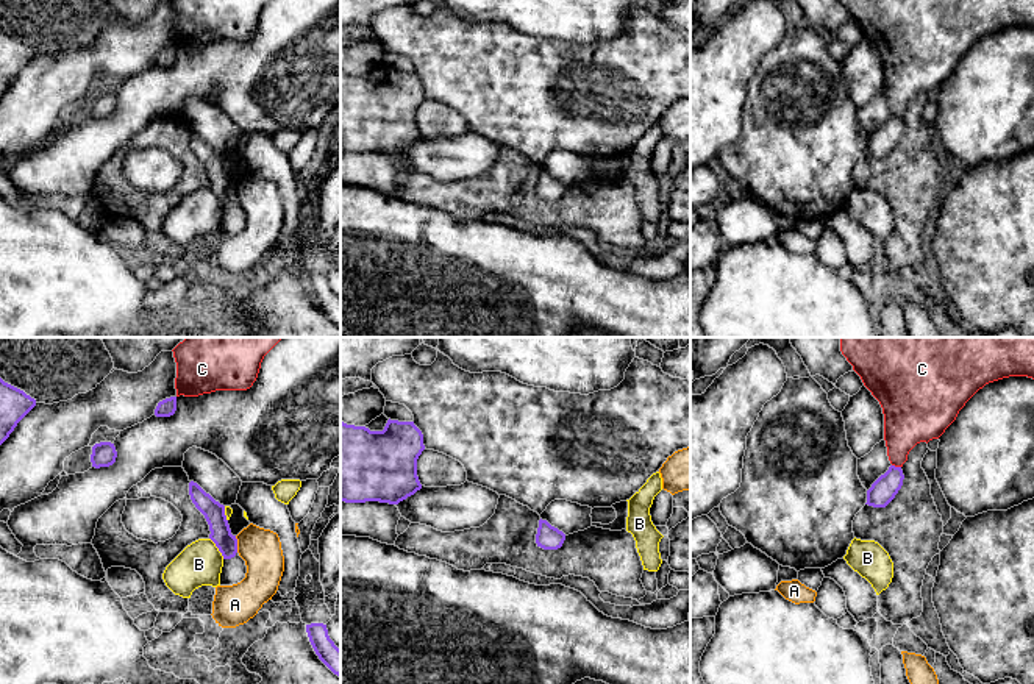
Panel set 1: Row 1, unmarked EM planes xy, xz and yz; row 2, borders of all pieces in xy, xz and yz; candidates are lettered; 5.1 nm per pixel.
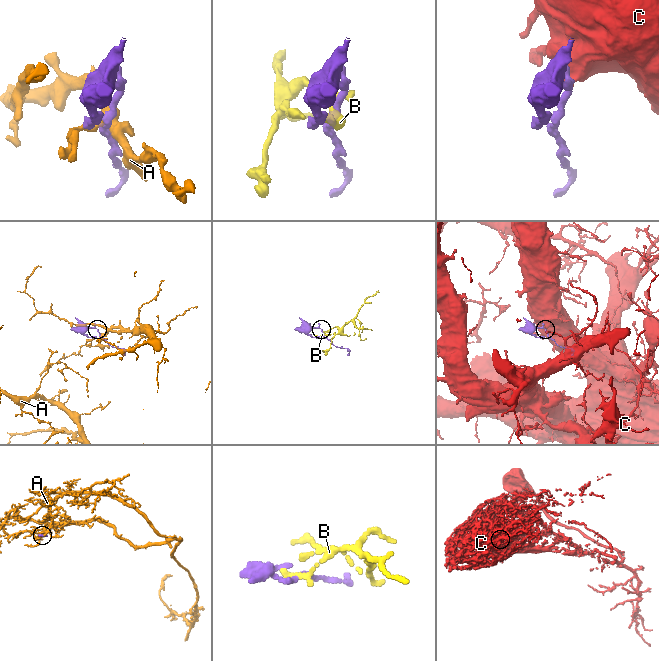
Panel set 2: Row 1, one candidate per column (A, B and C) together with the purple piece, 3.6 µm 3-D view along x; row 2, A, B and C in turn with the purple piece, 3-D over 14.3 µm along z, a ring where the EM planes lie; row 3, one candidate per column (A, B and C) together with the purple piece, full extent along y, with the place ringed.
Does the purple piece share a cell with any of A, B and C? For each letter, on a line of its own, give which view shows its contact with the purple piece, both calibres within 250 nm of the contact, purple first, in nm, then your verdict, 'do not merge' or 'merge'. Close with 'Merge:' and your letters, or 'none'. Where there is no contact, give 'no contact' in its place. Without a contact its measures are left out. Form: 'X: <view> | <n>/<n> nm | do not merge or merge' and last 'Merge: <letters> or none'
A: xy | 110/200 nm | do not merge
B: xy | 110/220 nm | do not merge
C: yz | 140/260 nm | do not merge
Merge: none

